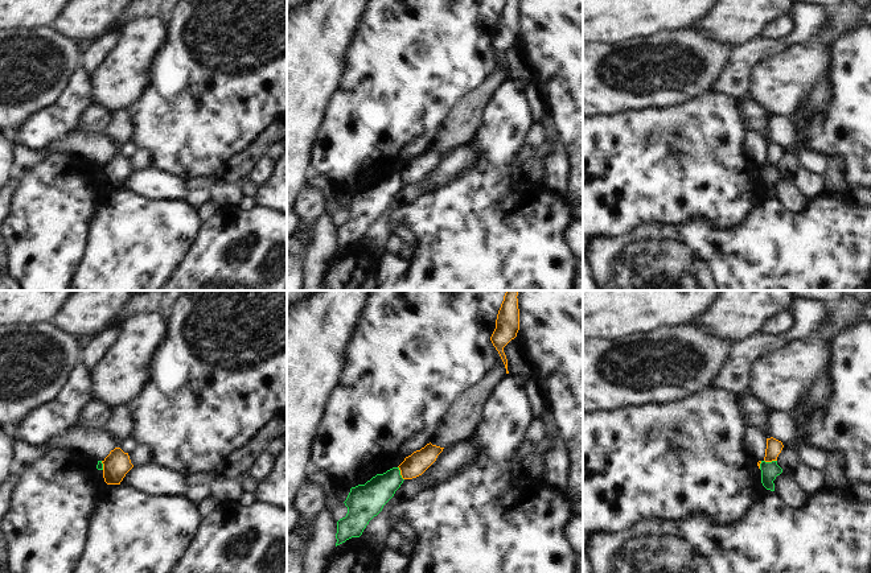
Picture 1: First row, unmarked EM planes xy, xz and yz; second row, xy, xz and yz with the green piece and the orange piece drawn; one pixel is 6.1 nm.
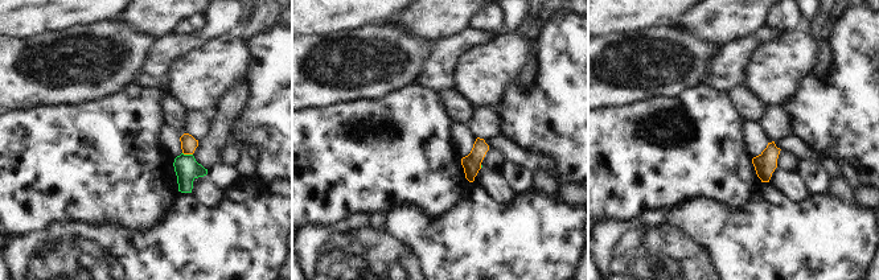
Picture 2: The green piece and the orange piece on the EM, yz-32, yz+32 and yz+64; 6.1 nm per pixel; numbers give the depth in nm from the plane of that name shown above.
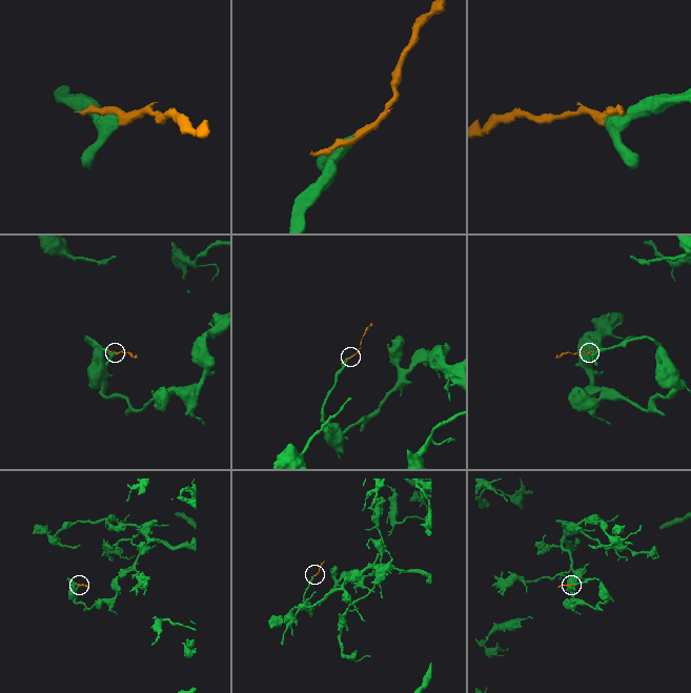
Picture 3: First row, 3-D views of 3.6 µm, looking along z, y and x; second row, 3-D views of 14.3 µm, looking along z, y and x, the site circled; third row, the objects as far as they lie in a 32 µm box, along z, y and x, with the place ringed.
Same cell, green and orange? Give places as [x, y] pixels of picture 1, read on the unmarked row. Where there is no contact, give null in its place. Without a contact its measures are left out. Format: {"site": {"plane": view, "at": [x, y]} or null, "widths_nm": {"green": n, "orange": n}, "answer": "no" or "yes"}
{"site": {"plane": "xz", "at": [399, 177]}, "widths_nm": {"green": 200, "orange": 140}, "answer": "no"}

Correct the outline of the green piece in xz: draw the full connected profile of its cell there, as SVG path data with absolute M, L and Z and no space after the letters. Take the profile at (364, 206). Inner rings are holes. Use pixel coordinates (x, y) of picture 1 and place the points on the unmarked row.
M393 172L383 178L377 178L365 189L352 191L344 206L348 218L337 226L336 251L352 242L360 242L369 226L394 201L403 185L399 172Z

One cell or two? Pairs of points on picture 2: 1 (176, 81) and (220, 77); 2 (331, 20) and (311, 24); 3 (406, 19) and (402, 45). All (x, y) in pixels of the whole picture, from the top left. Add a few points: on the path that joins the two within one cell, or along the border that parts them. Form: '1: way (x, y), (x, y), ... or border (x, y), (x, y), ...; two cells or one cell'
1: way (187, 79), (209, 77); one cell
2: way (325, 20), (316, 20); one cell
3: border (385, 21), (398, 25), (411, 34), (432, 41); two cells

